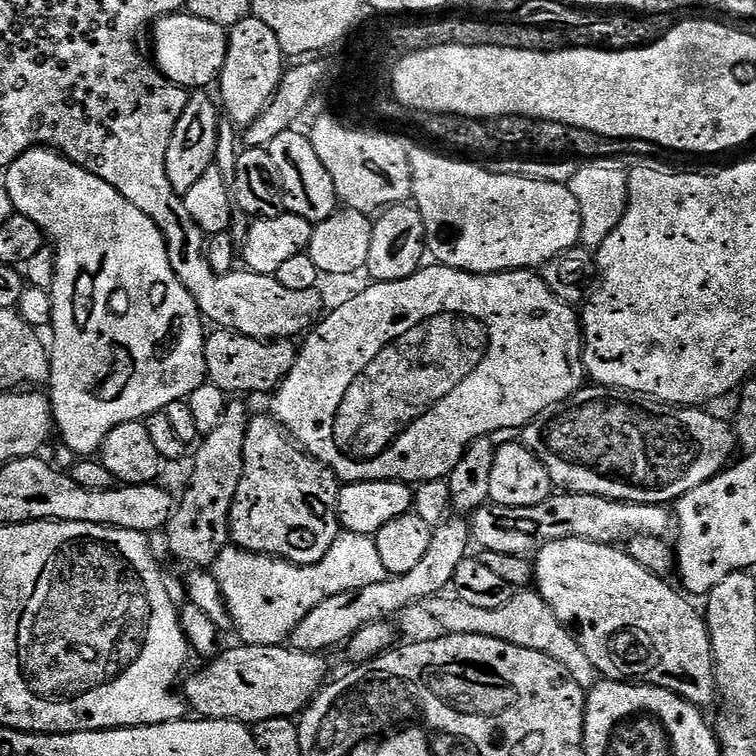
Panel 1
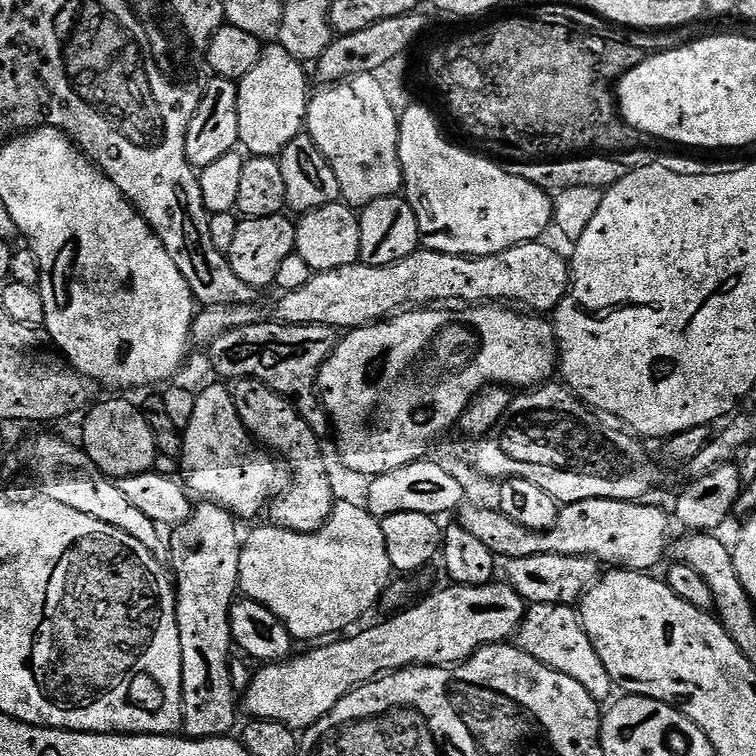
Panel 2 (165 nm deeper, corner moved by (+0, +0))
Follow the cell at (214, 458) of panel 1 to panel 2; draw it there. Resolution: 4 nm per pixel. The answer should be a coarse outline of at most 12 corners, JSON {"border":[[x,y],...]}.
{"border":[[200,502],[170,536],[182,732],[227,736],[242,532]]}

